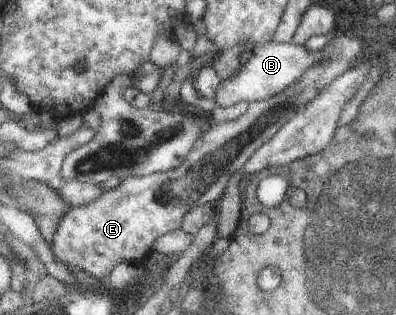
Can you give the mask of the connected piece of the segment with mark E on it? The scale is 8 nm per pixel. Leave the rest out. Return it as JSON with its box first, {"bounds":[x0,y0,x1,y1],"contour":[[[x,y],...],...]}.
{"bounds":[53,36,367,280],"contour":[[[333,36],[323,48],[323,60],[309,68],[305,74],[299,76],[297,82],[283,88],[281,92],[265,99],[250,102],[241,116],[229,122],[216,124],[210,122],[204,131],[195,138],[193,146],[189,148],[185,160],[177,166],[163,172],[154,172],[145,176],[127,176],[120,178],[121,182],[114,188],[101,192],[93,202],[67,208],[67,212],[57,220],[53,236],[53,254],[55,258],[67,266],[77,268],[97,280],[105,277],[119,263],[142,264],[152,253],[153,242],[163,234],[179,229],[181,219],[189,208],[197,205],[213,204],[225,190],[229,176],[239,170],[253,152],[266,140],[269,140],[278,128],[293,118],[297,110],[301,110],[309,100],[313,100],[327,84],[333,82],[340,74],[354,67],[365,55],[367,46],[359,37]]]}

